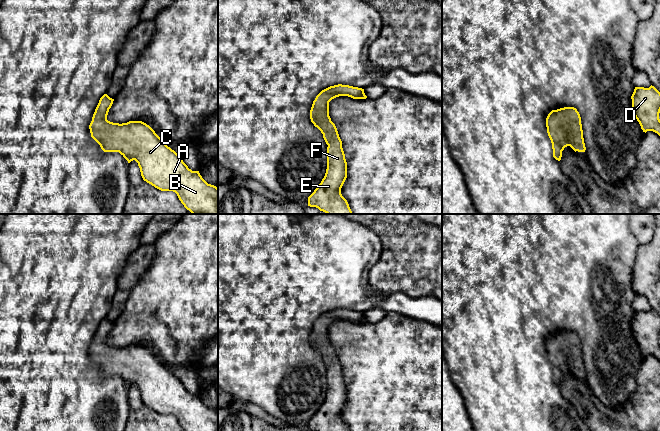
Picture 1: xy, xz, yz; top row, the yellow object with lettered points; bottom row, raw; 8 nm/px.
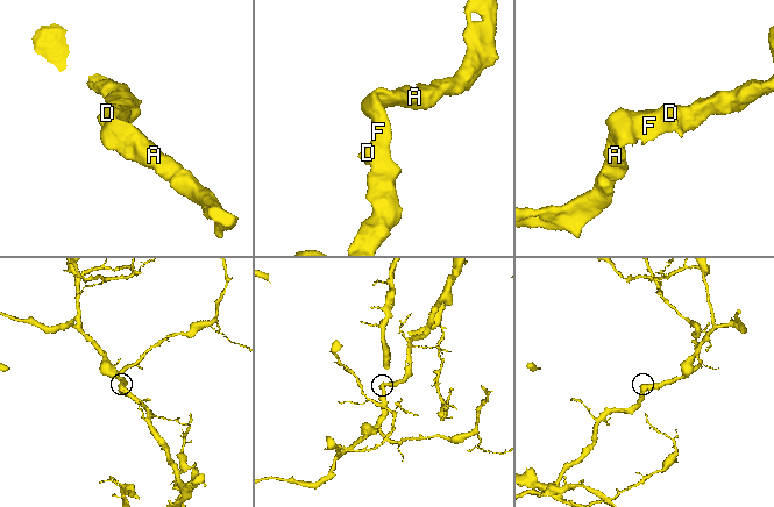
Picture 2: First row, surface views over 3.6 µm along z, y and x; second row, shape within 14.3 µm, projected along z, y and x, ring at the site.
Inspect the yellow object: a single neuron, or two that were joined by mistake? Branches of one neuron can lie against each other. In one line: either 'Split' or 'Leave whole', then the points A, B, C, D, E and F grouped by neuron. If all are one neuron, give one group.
Leave whole. Groups: A B C D E F

